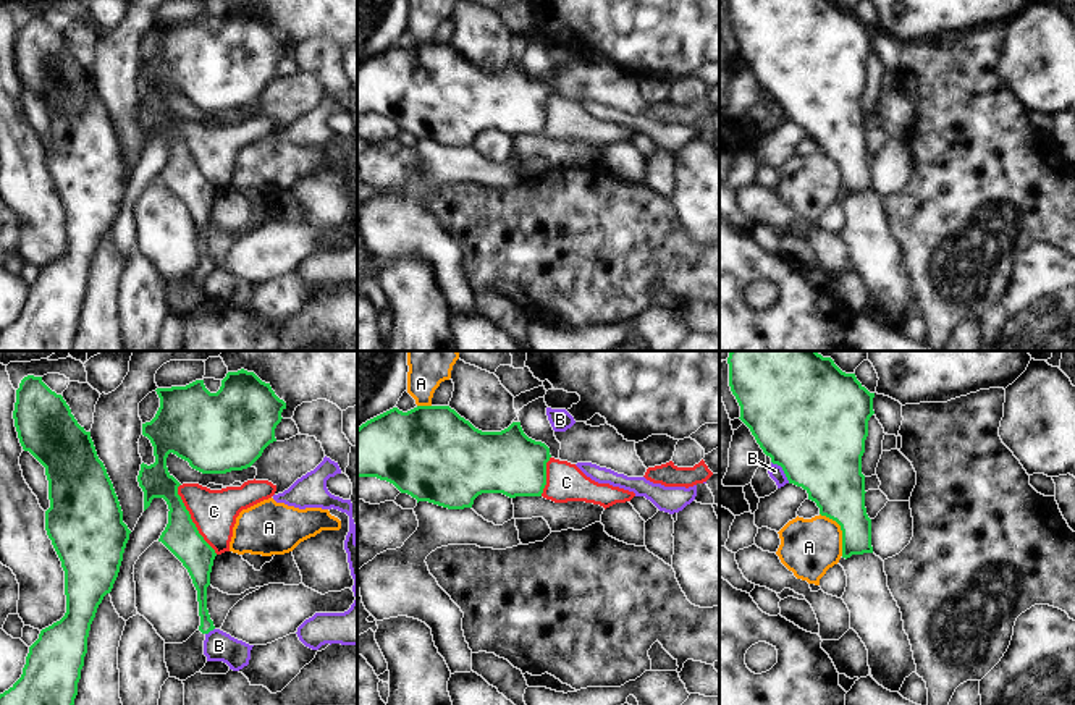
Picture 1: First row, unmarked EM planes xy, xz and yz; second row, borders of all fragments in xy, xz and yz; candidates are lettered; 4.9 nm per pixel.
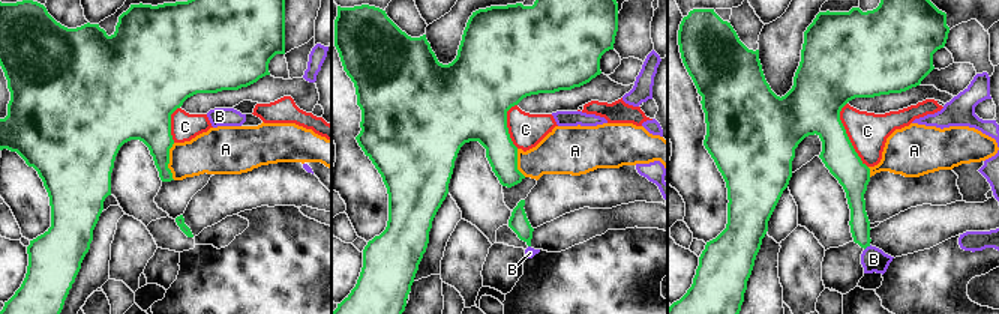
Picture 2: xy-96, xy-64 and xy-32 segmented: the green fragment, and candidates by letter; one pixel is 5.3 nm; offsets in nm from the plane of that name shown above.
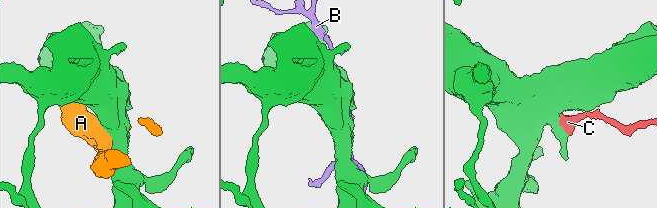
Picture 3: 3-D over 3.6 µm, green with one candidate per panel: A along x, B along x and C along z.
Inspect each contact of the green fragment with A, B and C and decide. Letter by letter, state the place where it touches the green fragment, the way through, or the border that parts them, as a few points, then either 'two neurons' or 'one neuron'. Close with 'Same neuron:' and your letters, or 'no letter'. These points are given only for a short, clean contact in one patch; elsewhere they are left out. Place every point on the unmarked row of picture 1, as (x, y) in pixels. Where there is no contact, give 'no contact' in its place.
A: yz (841, 167) | two neurons
B: yz (783, 107) | two neurons
C: xy (191, 157) | along xy (180, 122), (178, 133), (191, 159), (217, 191) | two neurons
Same neuron: no letter

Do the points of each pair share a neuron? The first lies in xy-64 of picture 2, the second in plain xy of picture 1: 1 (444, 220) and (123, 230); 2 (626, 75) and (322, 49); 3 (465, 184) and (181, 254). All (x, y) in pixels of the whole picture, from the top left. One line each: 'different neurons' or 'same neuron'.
1: same neuron
2: different neurons
3: same neuron

